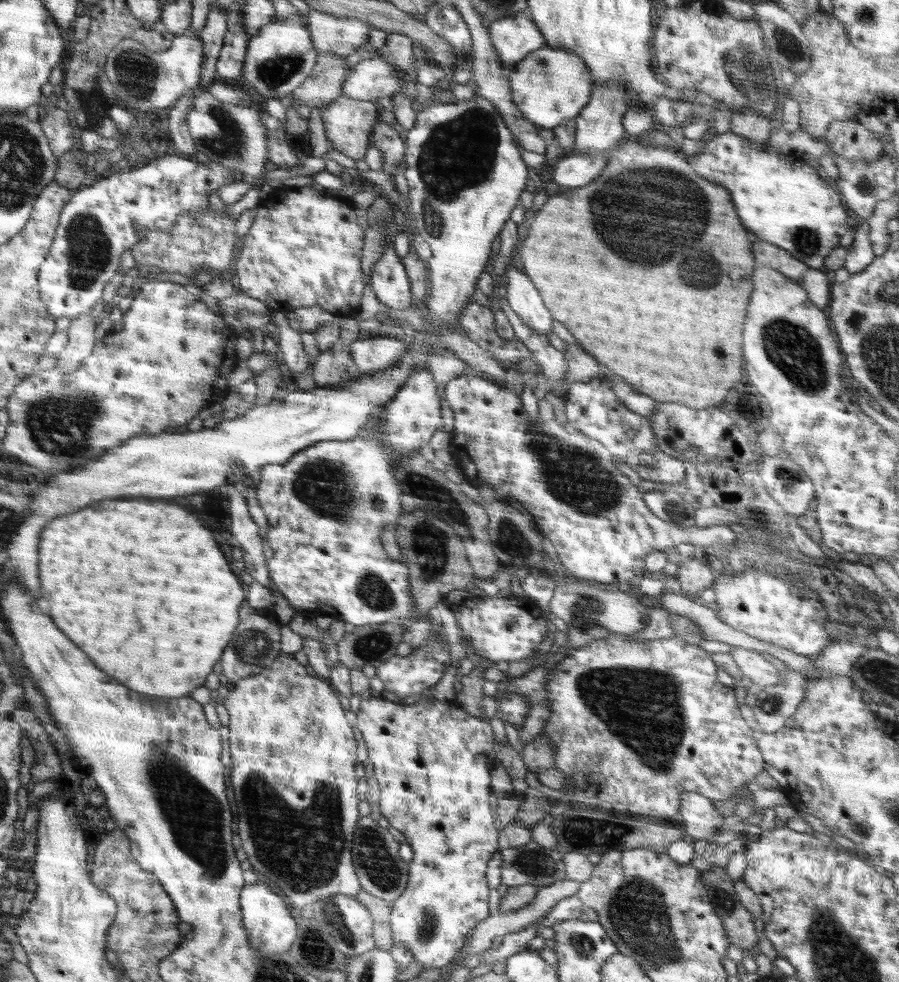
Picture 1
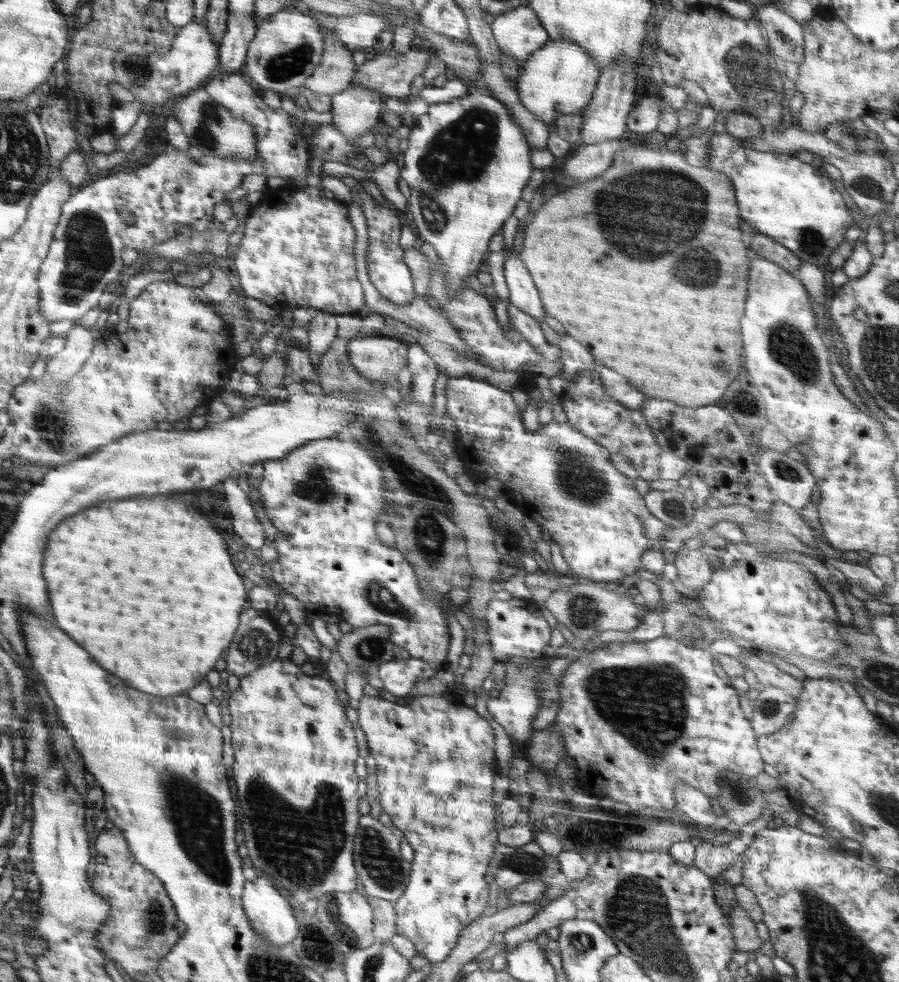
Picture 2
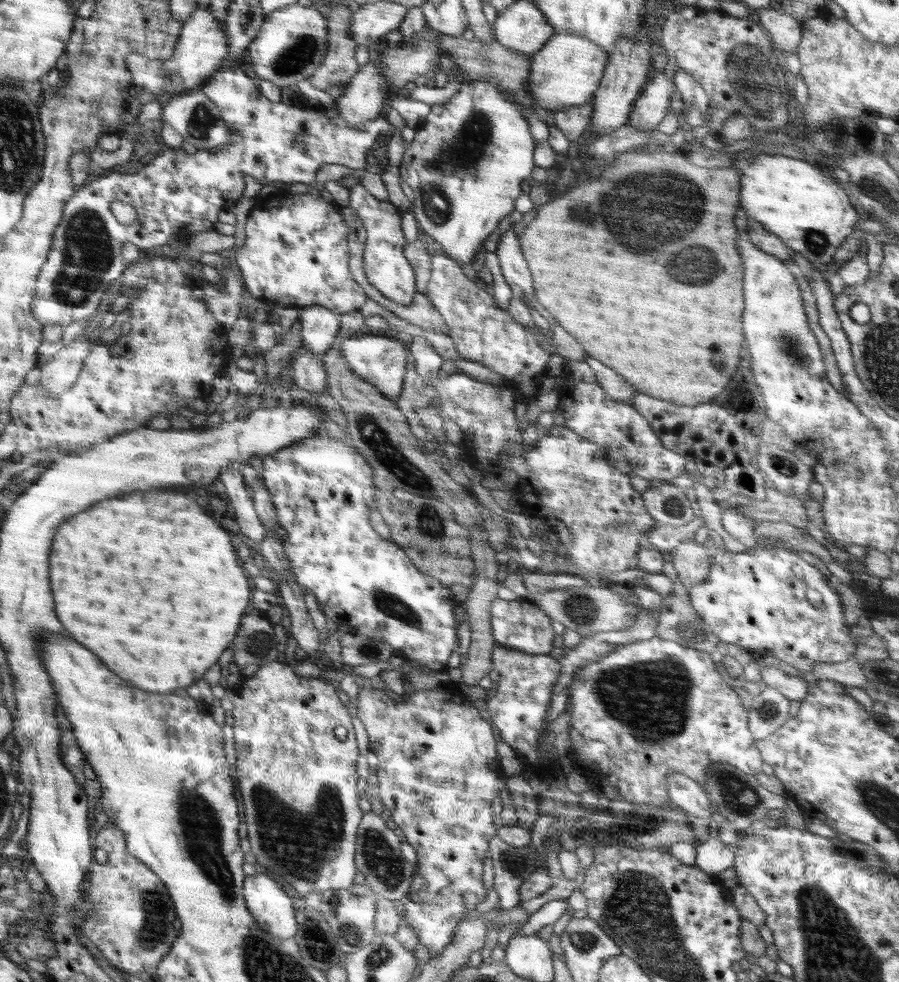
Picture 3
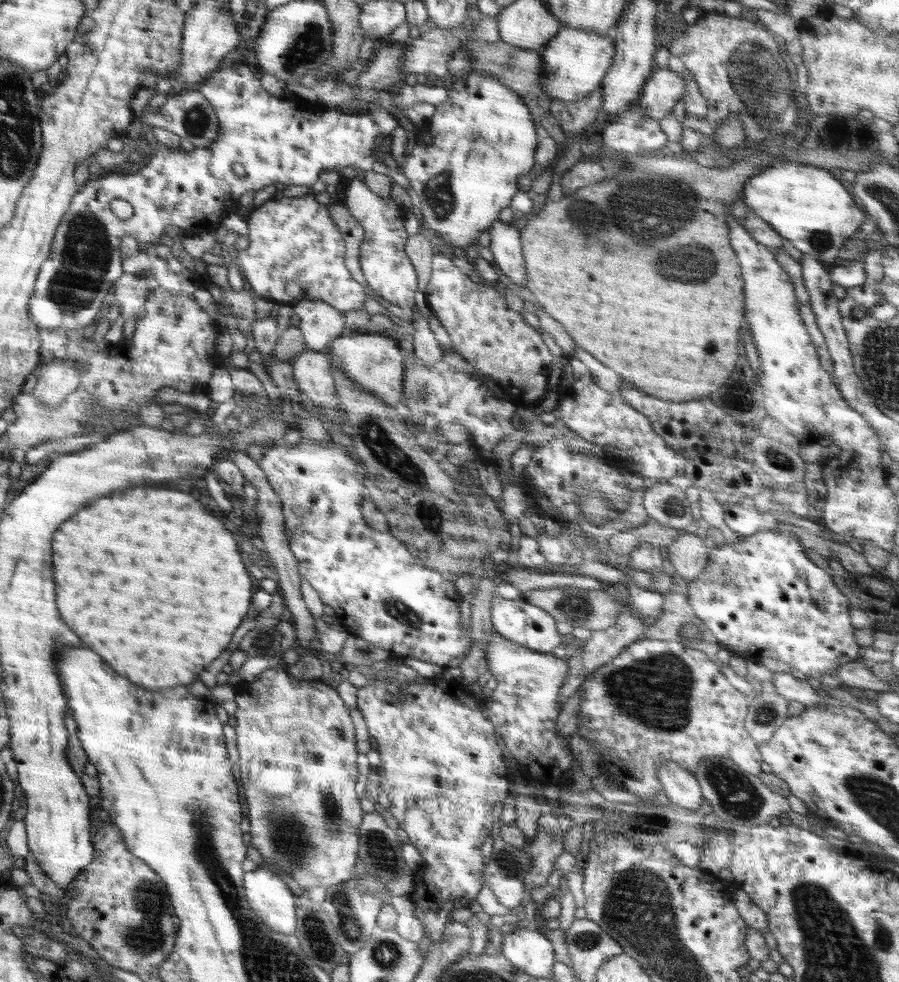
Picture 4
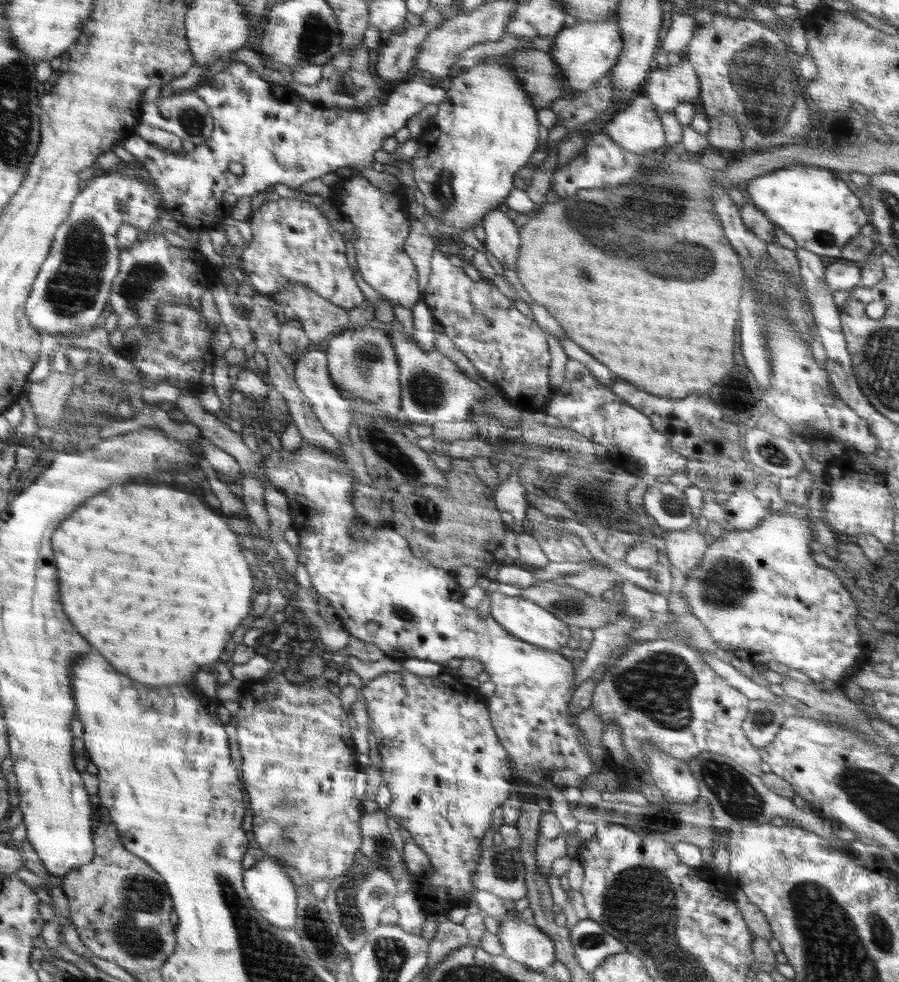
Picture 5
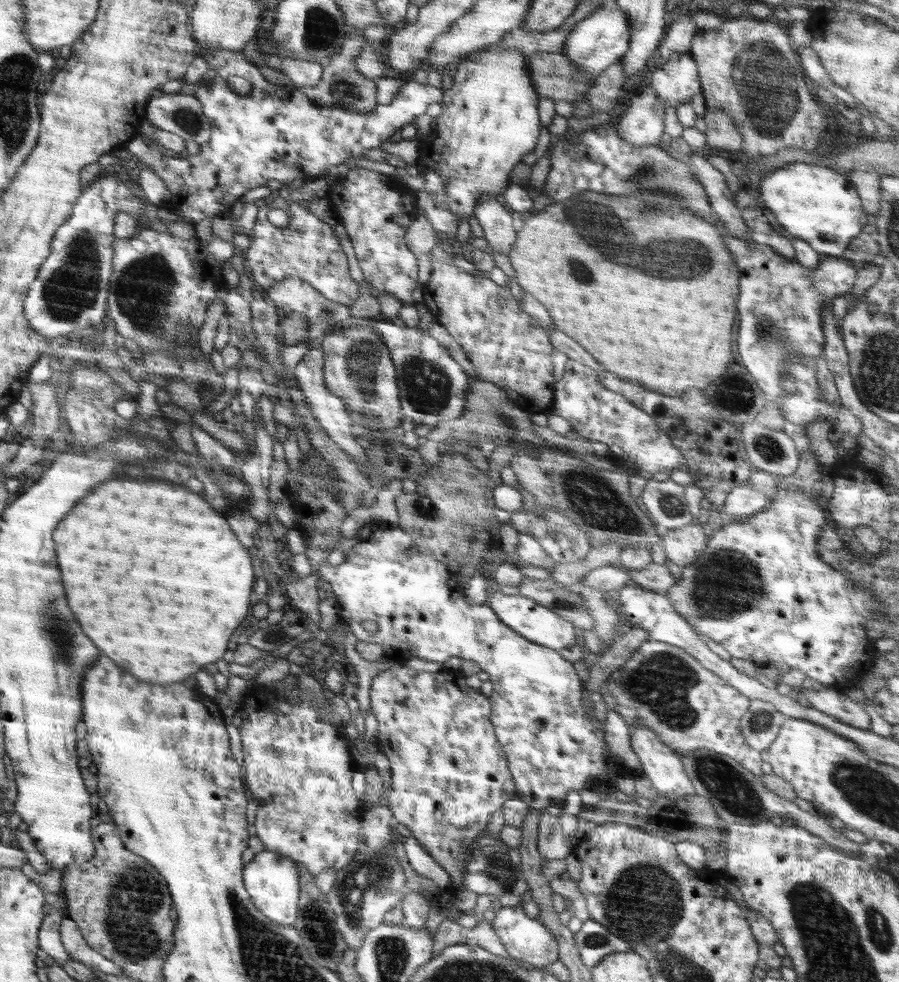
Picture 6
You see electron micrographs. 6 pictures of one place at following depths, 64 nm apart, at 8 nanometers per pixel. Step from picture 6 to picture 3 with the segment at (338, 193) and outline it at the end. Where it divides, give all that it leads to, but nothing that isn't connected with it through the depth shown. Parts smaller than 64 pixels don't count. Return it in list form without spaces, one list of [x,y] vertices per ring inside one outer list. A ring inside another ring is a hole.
[[[361,182],[349,191],[349,206],[355,210],[355,214],[360,218],[360,225],[364,226],[367,232],[362,254],[368,282],[373,284],[386,298],[408,306],[413,301],[417,290],[413,266],[409,265],[403,254],[407,241],[401,229],[402,212],[390,201],[382,201],[372,196]]]

